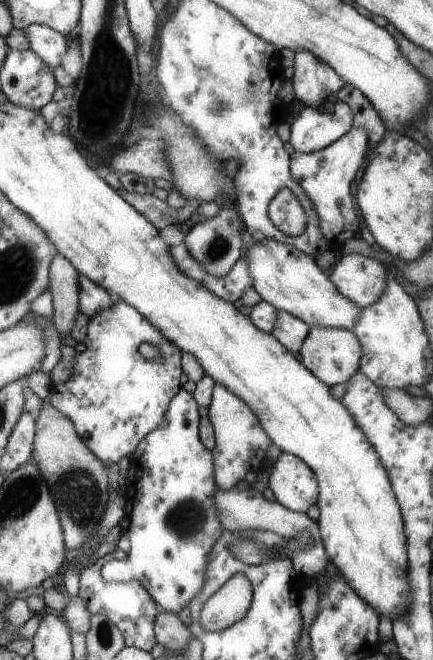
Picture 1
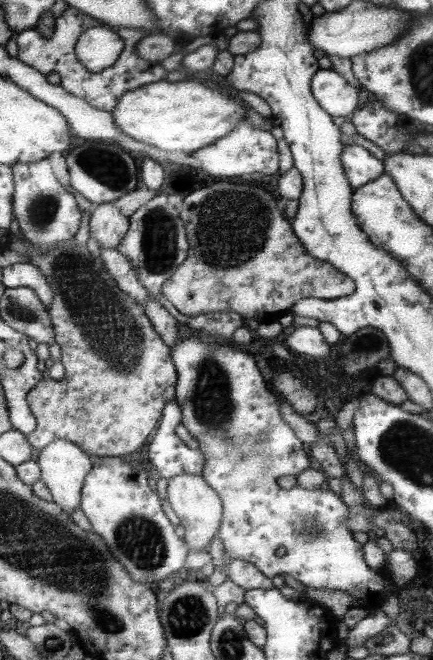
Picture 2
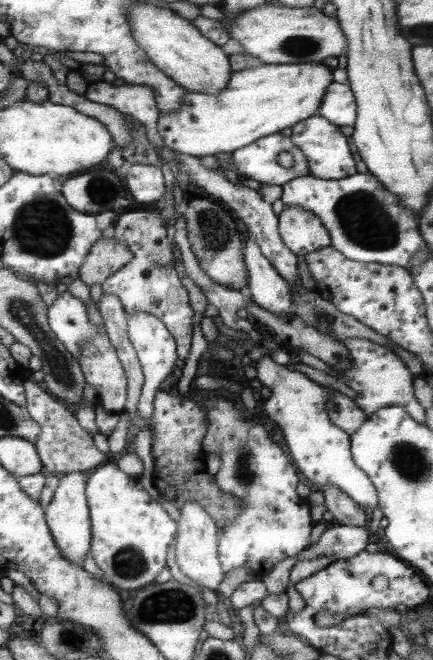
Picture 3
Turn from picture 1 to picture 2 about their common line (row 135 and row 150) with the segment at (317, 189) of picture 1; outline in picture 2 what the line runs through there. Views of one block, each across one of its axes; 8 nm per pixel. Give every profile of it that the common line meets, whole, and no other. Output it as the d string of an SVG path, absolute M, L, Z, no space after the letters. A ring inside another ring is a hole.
M345 144L341 156L343 156L345 178L349 178L349 186L353 186L353 190L371 184L373 180L379 180L379 176L385 172L383 162L377 160L363 146Z

